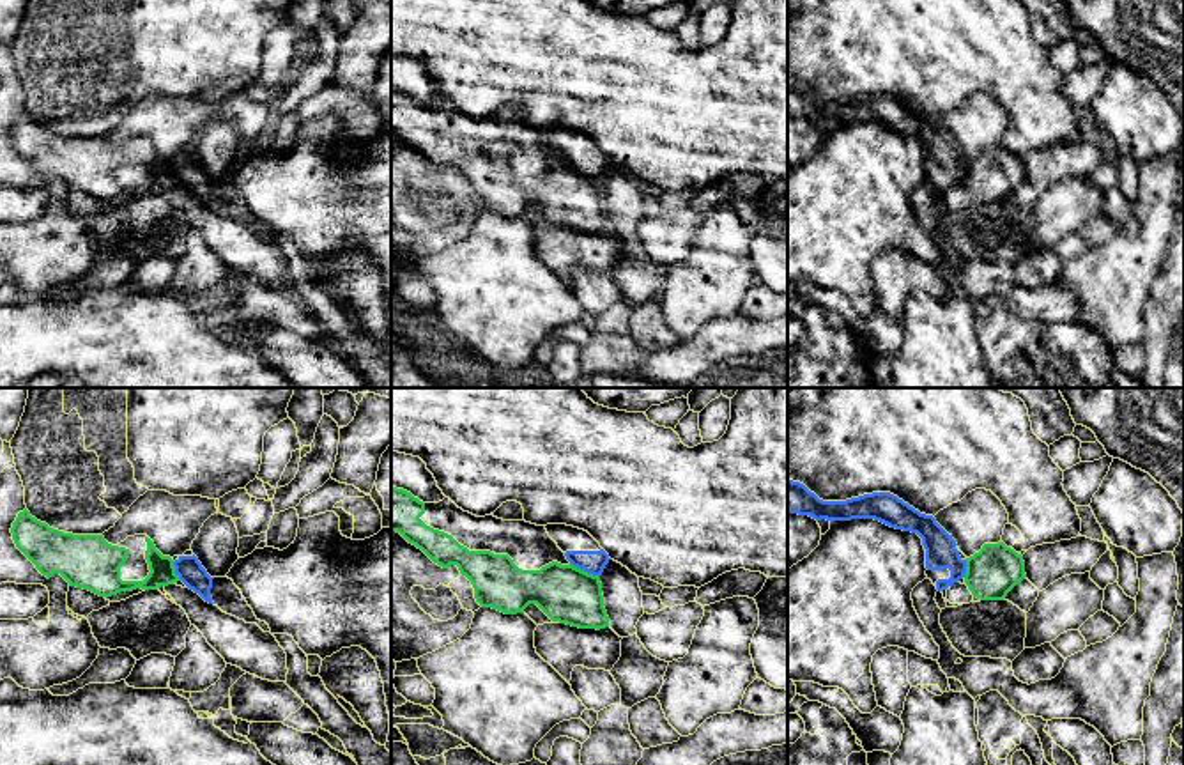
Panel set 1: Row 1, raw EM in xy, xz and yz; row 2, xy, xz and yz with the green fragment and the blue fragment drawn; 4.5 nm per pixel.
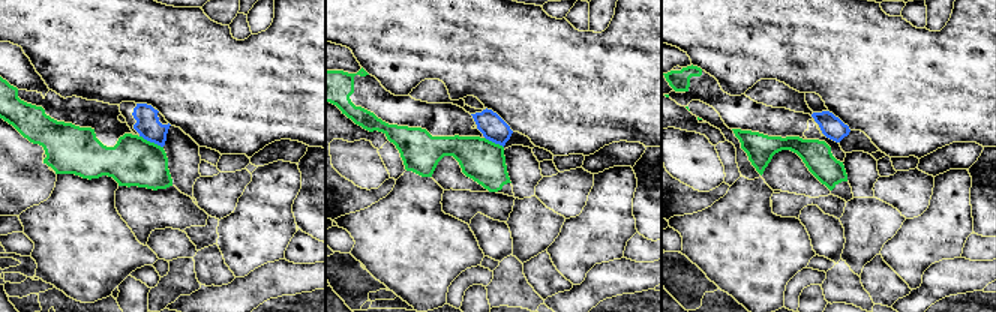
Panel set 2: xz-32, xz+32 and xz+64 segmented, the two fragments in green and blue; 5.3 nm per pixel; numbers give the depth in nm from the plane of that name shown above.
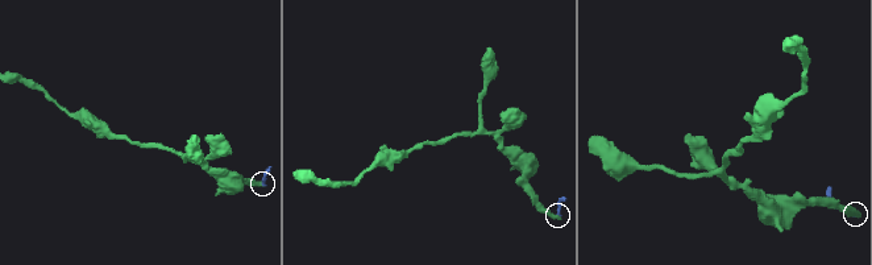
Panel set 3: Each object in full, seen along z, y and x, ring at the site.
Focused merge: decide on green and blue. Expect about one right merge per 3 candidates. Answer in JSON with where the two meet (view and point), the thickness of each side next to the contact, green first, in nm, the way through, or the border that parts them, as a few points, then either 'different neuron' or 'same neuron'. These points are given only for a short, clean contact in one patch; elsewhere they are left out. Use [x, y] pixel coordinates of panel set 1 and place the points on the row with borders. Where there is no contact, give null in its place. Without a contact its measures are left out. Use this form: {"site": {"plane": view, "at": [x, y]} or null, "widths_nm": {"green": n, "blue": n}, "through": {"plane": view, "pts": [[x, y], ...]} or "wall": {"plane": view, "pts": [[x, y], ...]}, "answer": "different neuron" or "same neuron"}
{"site": {"plane": "xz", "at": [583, 571]}, "widths_nm": {"green": 260, "blue": 110}, "wall": {"plane": "xz", "pts": [[570, 564], [599, 578]]}, "answer": "different neuron"}

